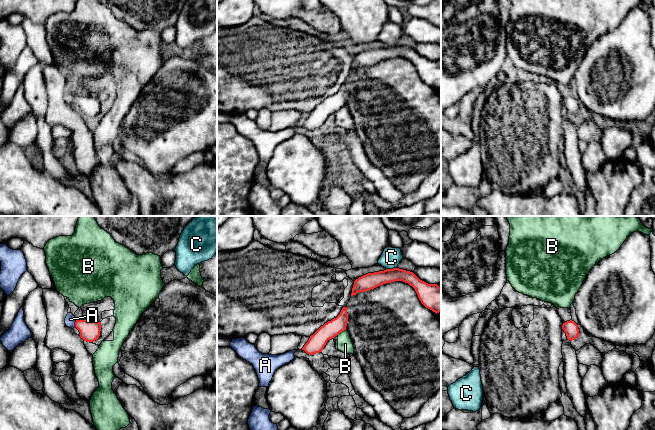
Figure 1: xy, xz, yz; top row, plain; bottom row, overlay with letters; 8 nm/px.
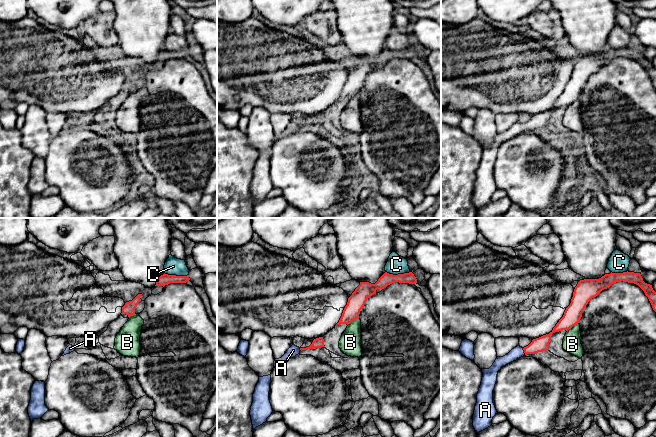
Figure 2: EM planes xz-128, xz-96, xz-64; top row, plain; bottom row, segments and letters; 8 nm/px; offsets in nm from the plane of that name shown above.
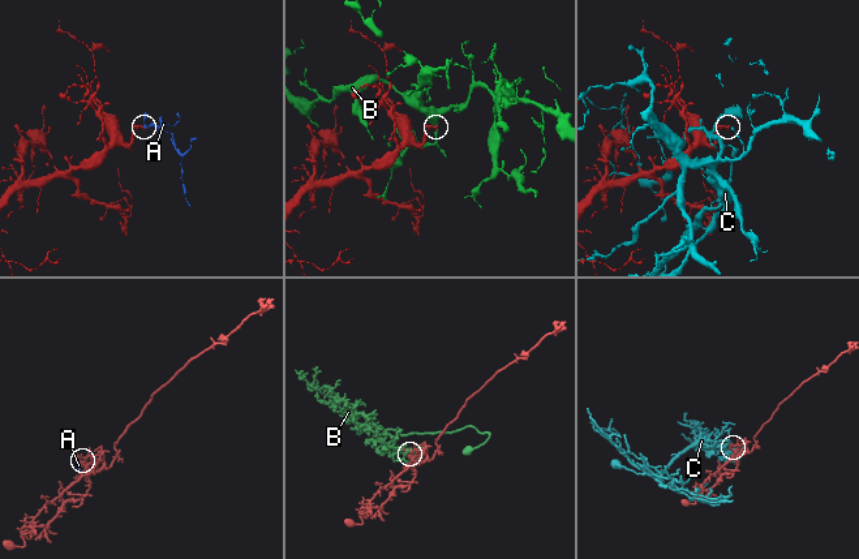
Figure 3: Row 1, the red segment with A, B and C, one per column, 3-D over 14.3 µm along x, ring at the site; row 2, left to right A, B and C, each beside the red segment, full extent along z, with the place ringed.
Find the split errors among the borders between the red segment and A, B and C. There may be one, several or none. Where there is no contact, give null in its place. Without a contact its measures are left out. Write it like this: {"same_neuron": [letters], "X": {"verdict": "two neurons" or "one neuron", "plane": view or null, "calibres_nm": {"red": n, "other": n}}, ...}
{"same_neuron": ["A"], "A": {"verdict": "one neuron", "plane": "xy", "calibres_nm": {"red": 160, "other": 90}}, "B": {"verdict": "two neurons", "plane": "xz", "calibres_nm": {"red": 140, "other": 120}}, "C": {"verdict": "two neurons", "plane": "xz", "calibres_nm": {"red": 130, "other": 160}}}

